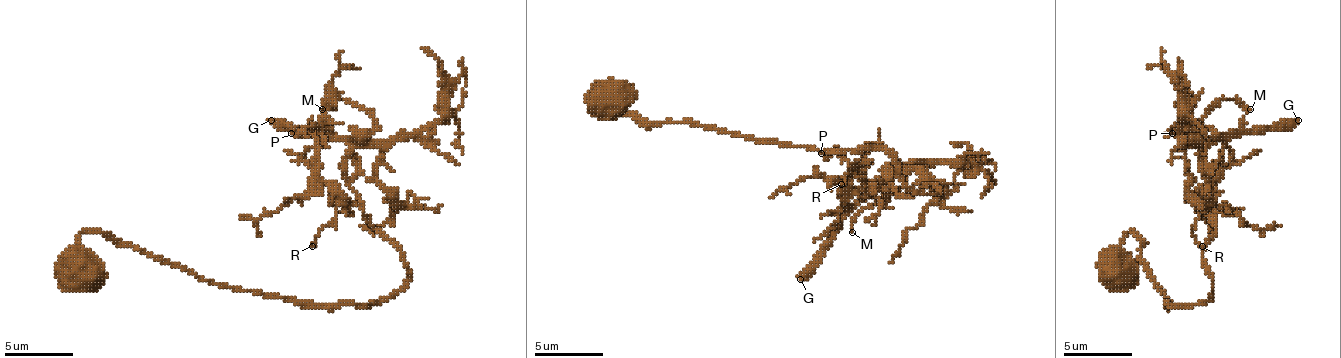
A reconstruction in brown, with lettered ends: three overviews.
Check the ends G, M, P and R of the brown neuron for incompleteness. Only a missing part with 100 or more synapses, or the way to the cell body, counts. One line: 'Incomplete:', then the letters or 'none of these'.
Incomplete: G

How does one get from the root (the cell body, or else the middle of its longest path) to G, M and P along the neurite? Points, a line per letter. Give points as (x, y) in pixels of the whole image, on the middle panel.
G: (906, 184), (937, 194), (930, 184), (906, 197), (876, 184), (800, 279)
M: (906, 184), (937, 194), (930, 184), (906, 197), (876, 184), (900, 167), (903, 184), (869, 204), (852, 232)
P: (906, 184), (937, 194), (930, 184), (906, 197), (879, 184), (862, 194), (848, 180), (845, 160), (821, 153)

